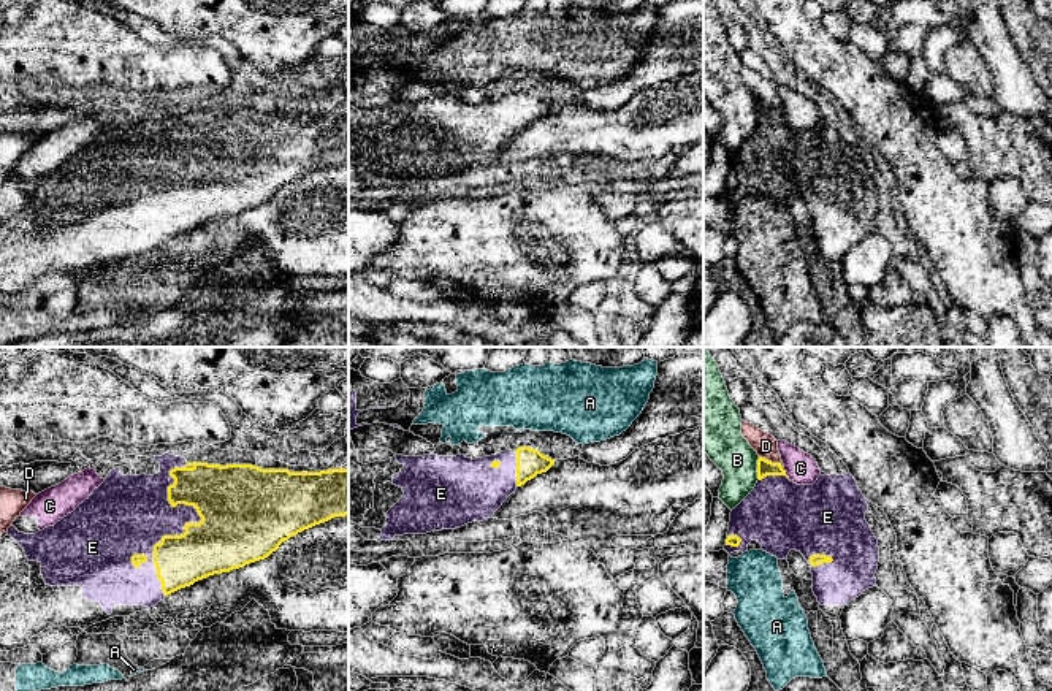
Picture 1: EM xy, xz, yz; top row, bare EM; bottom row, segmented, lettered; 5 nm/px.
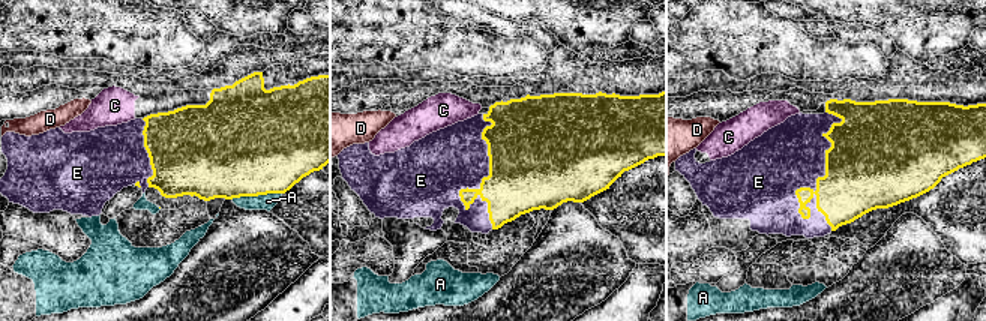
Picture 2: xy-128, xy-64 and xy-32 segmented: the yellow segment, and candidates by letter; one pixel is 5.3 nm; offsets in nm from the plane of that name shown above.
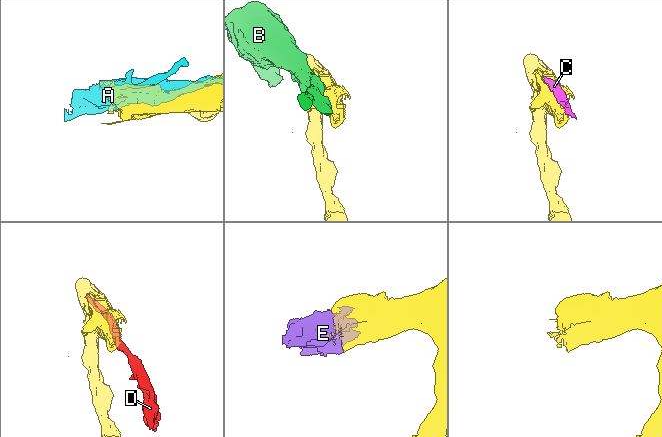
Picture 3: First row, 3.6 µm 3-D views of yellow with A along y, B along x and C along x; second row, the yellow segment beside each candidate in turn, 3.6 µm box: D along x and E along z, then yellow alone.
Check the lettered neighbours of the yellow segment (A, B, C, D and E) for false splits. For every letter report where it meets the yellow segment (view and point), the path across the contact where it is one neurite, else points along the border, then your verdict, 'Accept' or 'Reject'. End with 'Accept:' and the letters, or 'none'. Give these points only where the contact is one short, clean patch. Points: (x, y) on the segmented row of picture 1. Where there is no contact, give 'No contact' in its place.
A: Touches yellow at xz (517, 449). Reject
B: Touches yellow at yz (758, 468). Reject
C: Touches yellow at yz (785, 474). Boundary: yz (783, 469), (789, 477). Reject
D: Touches yellow at yz (767, 460). Boundary: yz (759, 455), (778, 463). Reject
E: Touches yellow at xy (192, 523). Accept
Accept: E

